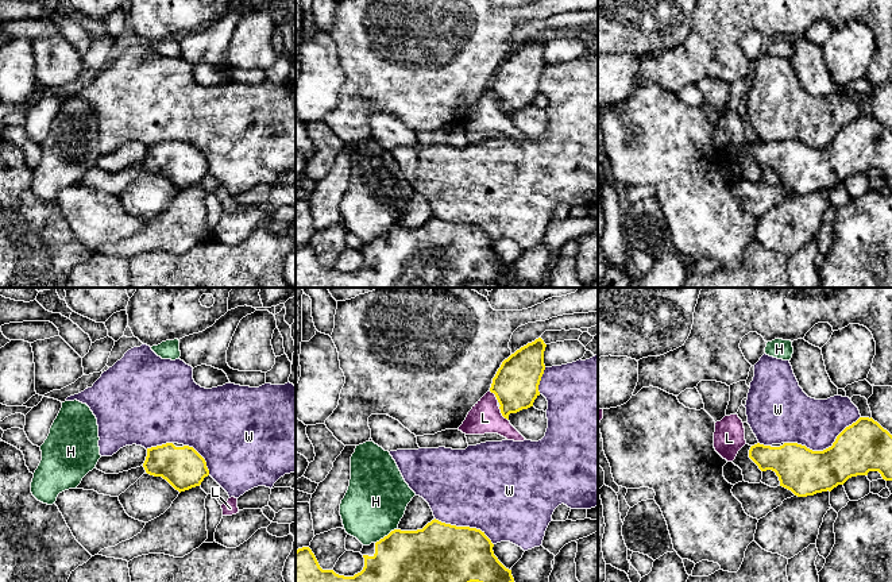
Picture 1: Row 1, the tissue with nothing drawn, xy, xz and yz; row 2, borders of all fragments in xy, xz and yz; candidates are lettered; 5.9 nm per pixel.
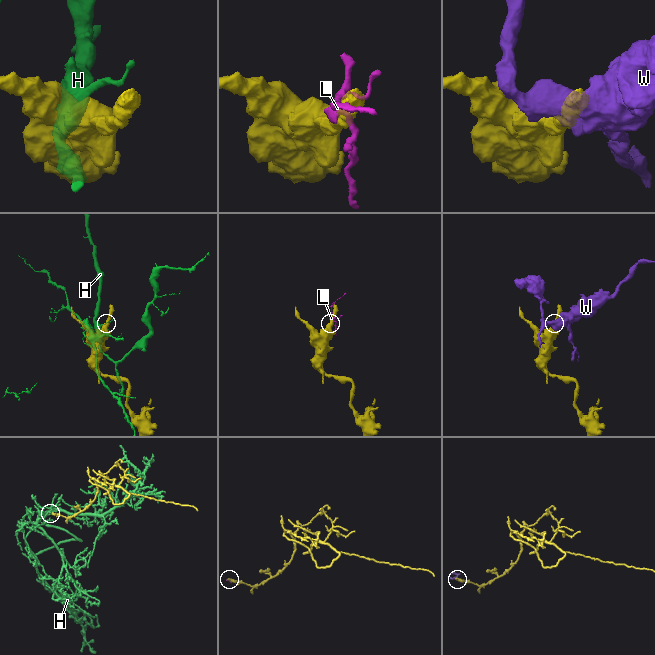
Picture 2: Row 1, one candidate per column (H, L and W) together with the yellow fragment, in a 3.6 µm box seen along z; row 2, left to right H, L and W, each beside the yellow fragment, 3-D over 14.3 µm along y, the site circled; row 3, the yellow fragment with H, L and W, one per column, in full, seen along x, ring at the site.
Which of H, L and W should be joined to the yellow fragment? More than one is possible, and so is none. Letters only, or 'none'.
none

